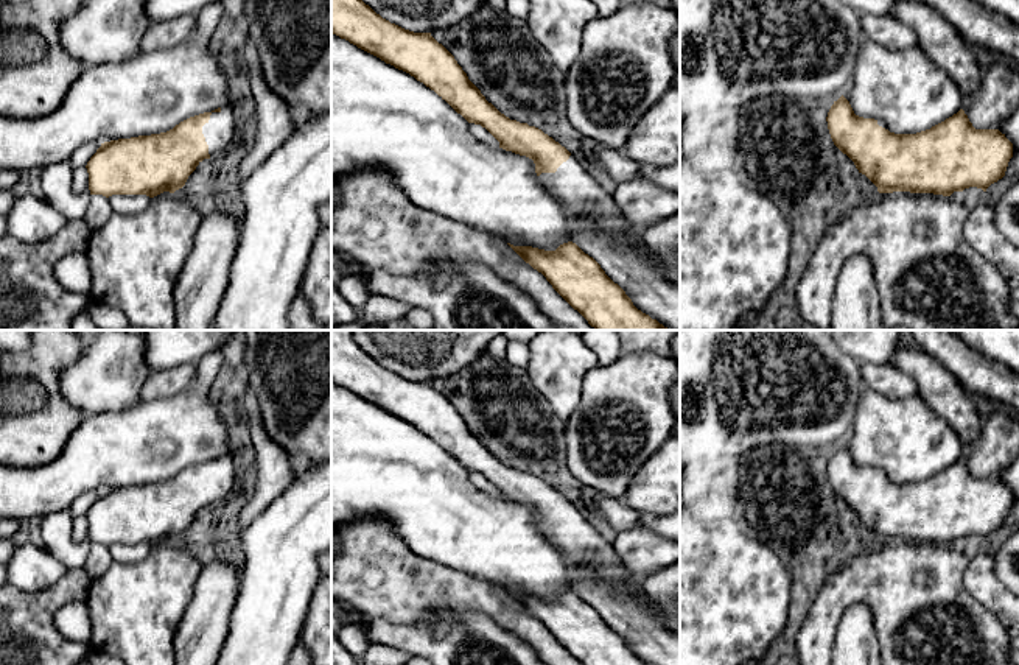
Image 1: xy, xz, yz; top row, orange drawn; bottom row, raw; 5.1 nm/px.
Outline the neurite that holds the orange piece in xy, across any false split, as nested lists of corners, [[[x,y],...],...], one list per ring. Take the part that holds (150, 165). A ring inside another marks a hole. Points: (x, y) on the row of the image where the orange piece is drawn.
[[[224,106],[166,132],[104,142],[86,165],[90,195],[174,193],[204,159],[226,159],[233,135],[235,117]]]

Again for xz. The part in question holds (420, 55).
[[[331,0],[331,33],[423,83],[468,123],[485,128],[499,142],[499,148],[534,160],[540,182],[573,216],[574,240],[560,245],[555,251],[507,245],[526,263],[541,273],[552,288],[577,310],[591,327],[596,330],[680,330],[680,285],[671,282],[647,252],[635,245],[629,237],[629,220],[616,206],[611,193],[605,192],[565,146],[541,129],[510,120],[501,114],[485,100],[481,90],[468,79],[454,56],[439,44],[431,33],[414,33],[390,23],[362,0]]]

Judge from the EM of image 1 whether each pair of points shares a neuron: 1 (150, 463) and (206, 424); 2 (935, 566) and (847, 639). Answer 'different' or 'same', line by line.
1: same
2: different

